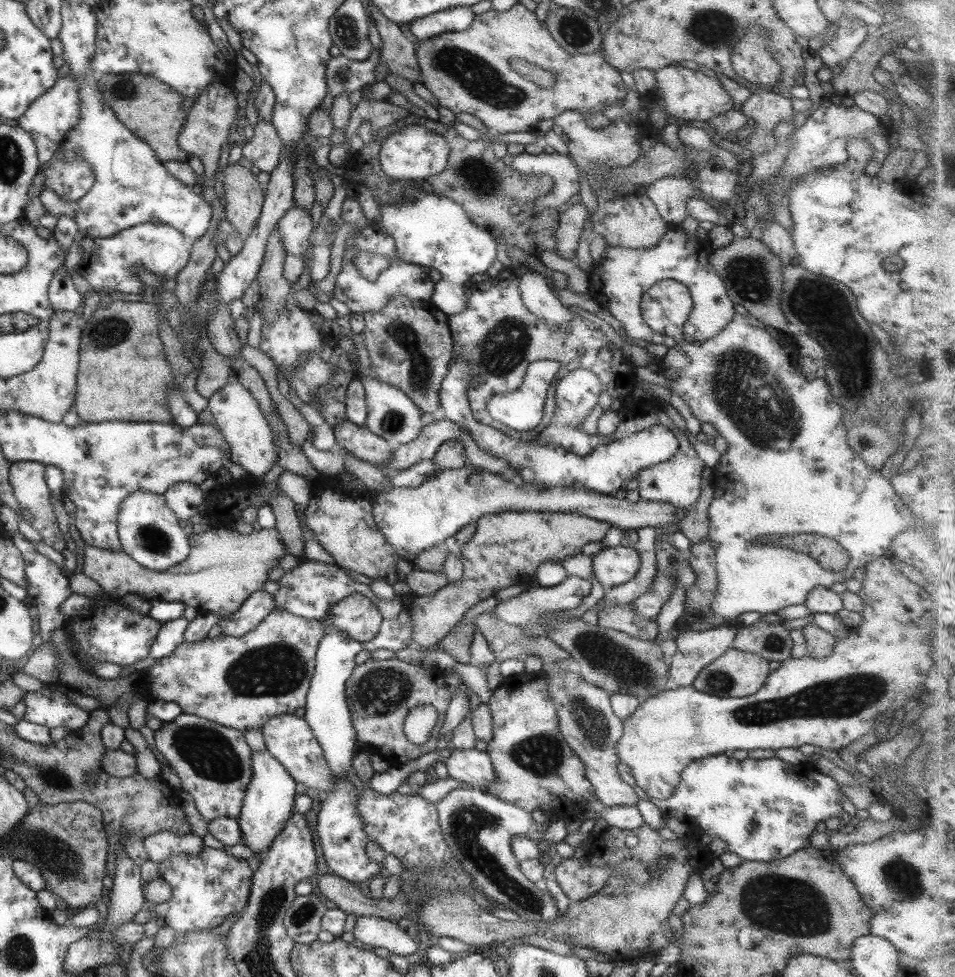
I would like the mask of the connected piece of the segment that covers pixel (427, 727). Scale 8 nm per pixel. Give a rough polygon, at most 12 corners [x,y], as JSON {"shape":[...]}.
{"shape":[[416,706],[407,713],[402,731],[409,742],[427,742],[437,711]]}

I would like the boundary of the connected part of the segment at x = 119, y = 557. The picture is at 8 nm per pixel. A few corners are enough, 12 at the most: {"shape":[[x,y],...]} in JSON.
{"shape":[[275,528],[191,534],[187,559],[146,570],[85,544],[112,599],[143,594],[227,618],[286,554]]}

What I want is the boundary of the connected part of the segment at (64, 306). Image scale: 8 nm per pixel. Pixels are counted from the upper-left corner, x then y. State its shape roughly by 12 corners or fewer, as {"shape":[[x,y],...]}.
{"shape":[[63,265],[46,295],[53,311],[71,312],[82,296]]}

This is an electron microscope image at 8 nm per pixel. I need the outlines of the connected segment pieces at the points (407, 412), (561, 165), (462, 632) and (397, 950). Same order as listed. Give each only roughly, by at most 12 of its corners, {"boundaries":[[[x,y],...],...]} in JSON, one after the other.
{"boundaries":[[[375,378],[362,382],[367,430],[399,444],[421,432],[422,412]],[[558,151],[506,154],[519,175],[545,175],[553,190],[532,212],[563,204],[580,190],[576,166]],[[461,619],[429,650],[469,663],[474,624]],[[357,917],[355,942],[415,954],[417,942],[391,921]]]}

